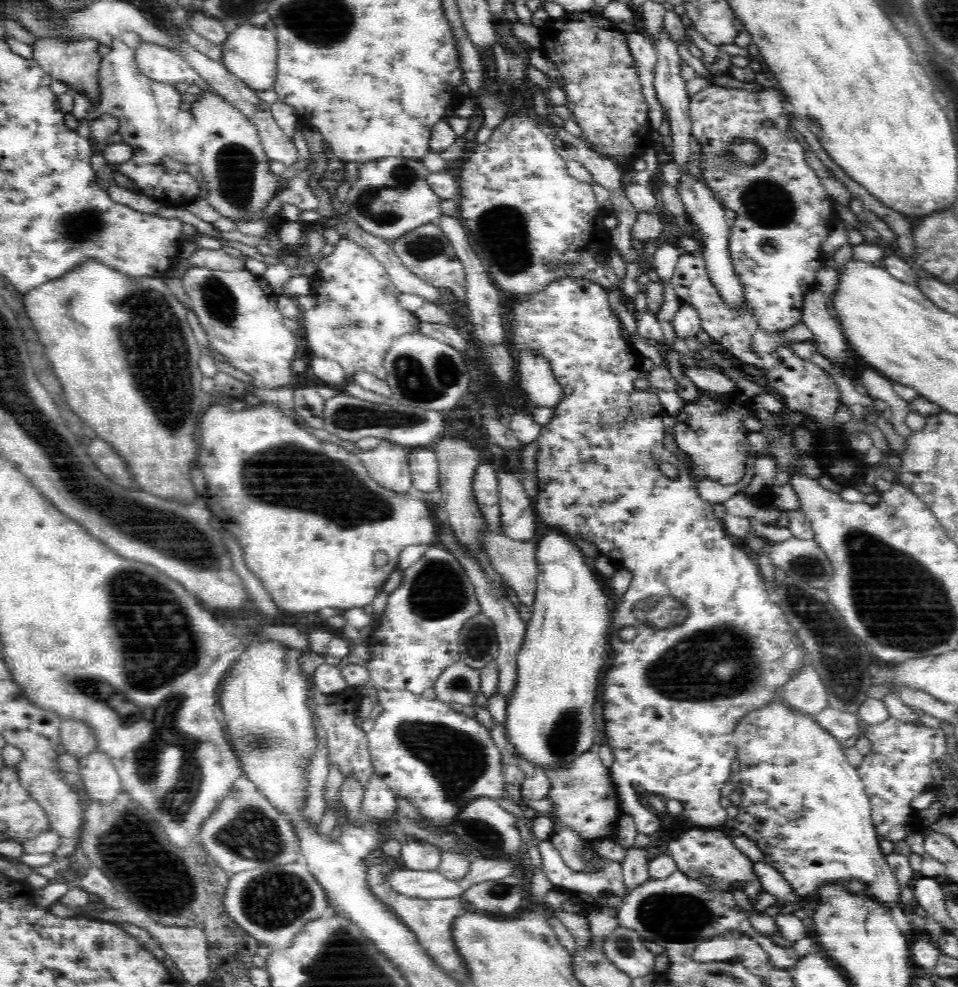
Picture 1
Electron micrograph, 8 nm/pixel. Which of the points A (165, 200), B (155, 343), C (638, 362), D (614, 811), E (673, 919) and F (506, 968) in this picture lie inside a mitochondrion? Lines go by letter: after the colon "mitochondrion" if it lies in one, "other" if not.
A: other
B: mitochondrion
C: other
D: other
E: mitochondrion
F: other

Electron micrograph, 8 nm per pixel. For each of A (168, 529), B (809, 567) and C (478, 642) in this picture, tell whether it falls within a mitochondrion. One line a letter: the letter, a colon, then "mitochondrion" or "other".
A: mitochondrion
B: mitochondrion
C: mitochondrion

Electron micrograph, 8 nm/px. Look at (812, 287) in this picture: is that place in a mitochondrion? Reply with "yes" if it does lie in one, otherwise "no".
no

